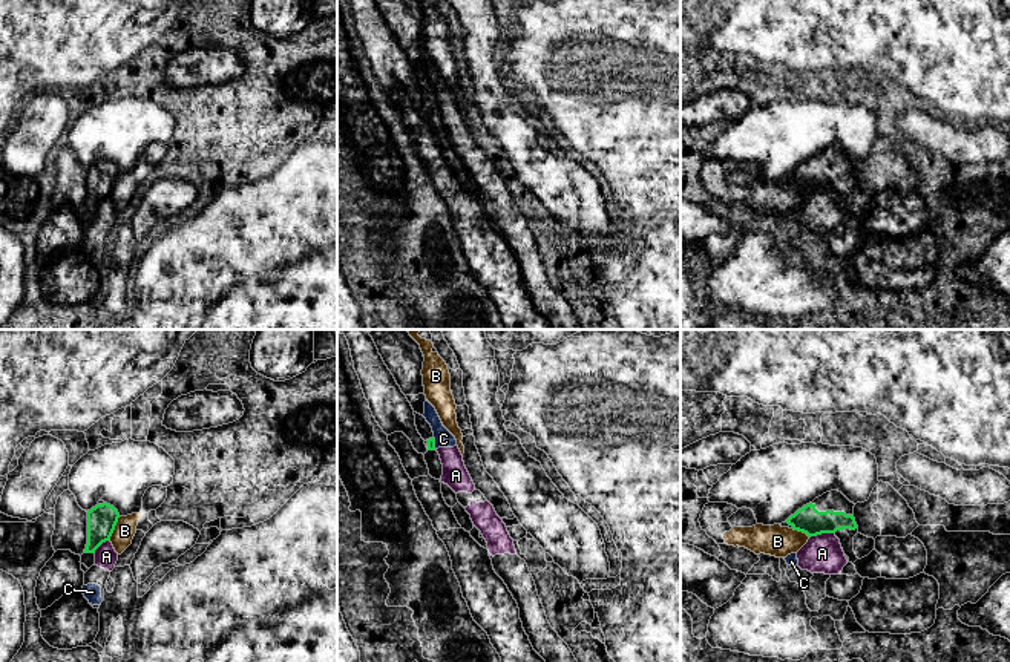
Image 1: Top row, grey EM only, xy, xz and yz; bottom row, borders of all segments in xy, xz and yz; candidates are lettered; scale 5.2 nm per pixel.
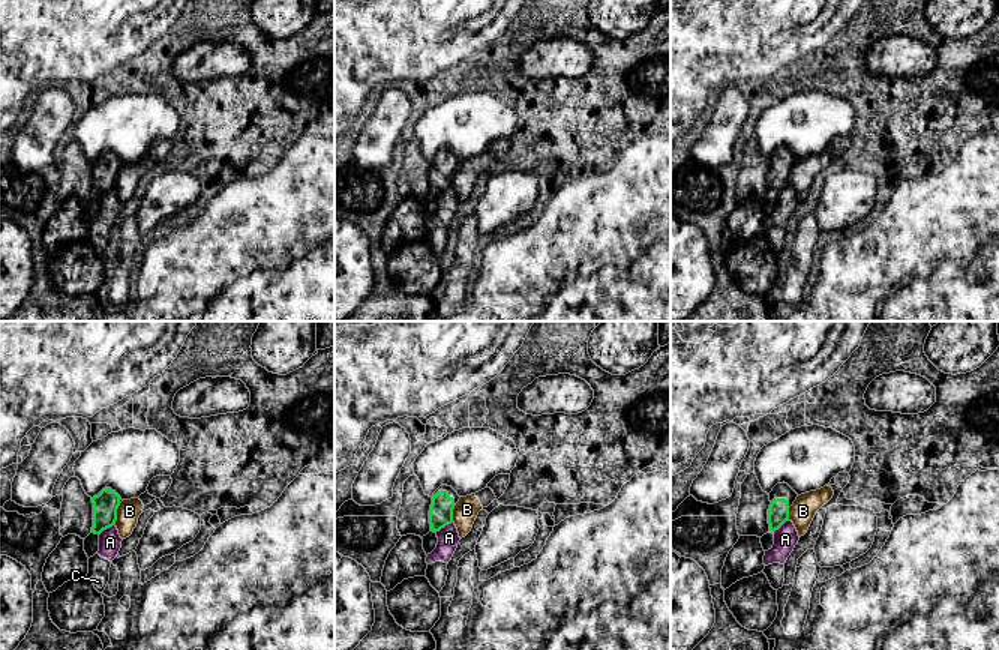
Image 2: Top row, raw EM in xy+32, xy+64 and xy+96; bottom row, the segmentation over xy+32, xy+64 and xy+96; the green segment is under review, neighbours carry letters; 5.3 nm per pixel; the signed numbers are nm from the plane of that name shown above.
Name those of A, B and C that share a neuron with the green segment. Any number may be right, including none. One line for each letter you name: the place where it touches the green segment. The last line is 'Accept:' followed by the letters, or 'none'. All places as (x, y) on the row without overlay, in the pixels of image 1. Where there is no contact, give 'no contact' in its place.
Accept: none

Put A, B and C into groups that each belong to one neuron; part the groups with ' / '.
A C / B

